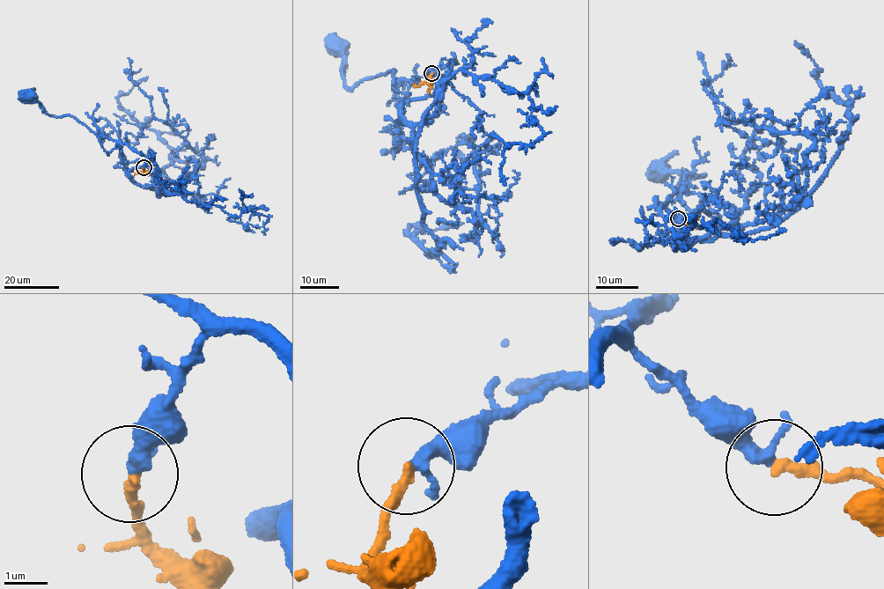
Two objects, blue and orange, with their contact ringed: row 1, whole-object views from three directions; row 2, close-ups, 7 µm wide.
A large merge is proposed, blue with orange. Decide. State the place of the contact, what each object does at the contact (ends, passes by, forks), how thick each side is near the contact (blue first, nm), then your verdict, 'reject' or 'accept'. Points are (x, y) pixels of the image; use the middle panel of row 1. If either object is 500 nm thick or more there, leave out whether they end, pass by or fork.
(431, 73) | blue passes by | orange ends | 260/240 nm | accept

